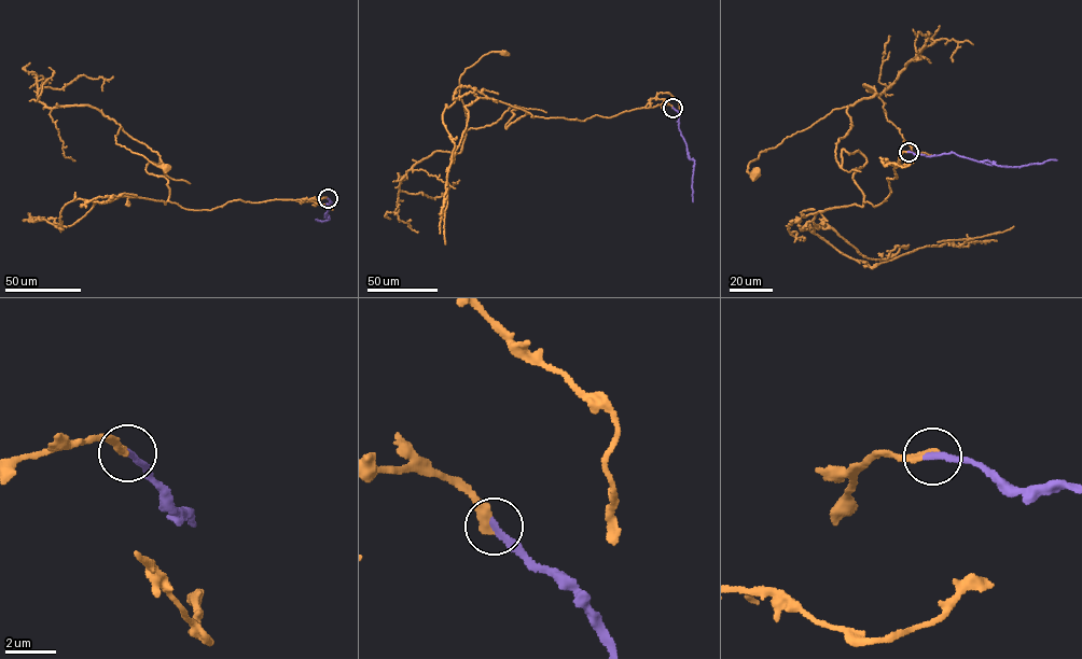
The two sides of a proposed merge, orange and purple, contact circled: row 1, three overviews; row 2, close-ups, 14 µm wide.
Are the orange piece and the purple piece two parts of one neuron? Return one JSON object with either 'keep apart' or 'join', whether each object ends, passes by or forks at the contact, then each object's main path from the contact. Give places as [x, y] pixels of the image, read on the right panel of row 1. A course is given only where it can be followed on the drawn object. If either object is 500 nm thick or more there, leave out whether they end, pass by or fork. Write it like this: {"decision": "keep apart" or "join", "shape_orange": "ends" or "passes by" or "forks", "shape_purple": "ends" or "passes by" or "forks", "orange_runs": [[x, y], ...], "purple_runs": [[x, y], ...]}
{"decision": "join", "shape_orange": "ends", "shape_purple": "ends", "orange_runs": [[909, 151], [885, 199], [864, 202], [867, 159], [835, 153], [846, 107], [762, 151], [757, 173]], "purple_runs": [[909, 152], [925, 156], [955, 153], [997, 166], [1016, 167], [1056, 159]]}

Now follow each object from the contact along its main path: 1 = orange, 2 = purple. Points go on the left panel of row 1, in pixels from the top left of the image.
1: (328, 198), (184, 209), (146, 170), (160, 160), (165, 173), (160, 155), (119, 124), (116, 144), (166, 168)
2: (328, 198), (331, 202), (327, 204), (324, 214), (329, 219), (316, 220)

